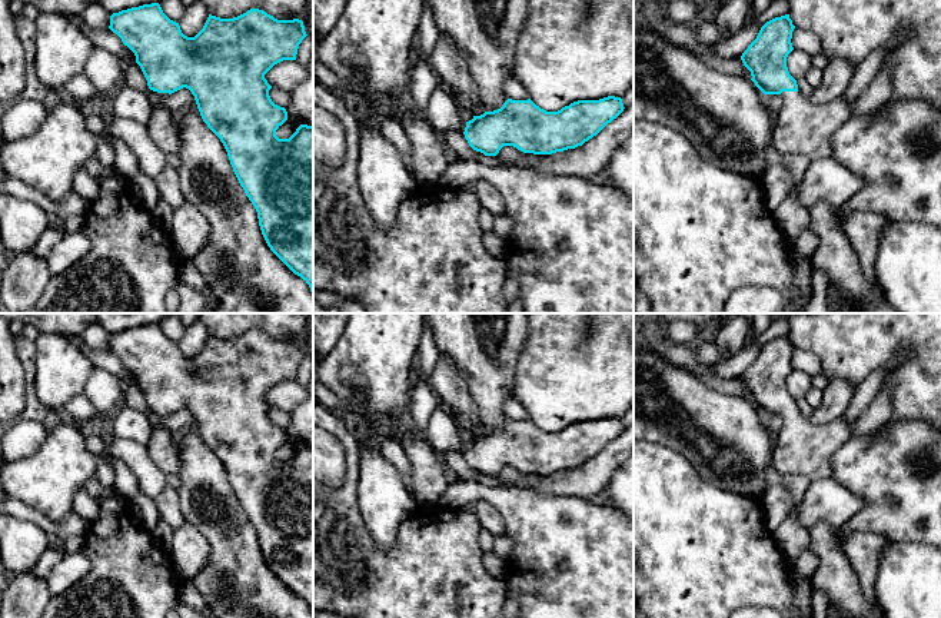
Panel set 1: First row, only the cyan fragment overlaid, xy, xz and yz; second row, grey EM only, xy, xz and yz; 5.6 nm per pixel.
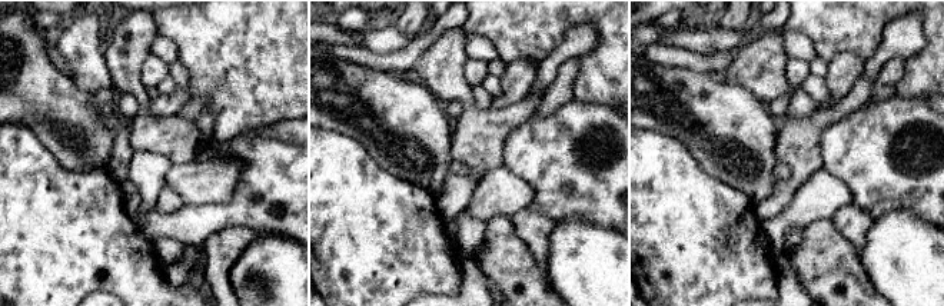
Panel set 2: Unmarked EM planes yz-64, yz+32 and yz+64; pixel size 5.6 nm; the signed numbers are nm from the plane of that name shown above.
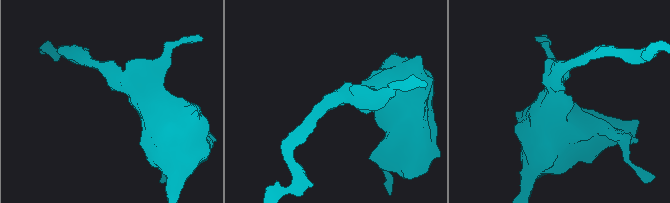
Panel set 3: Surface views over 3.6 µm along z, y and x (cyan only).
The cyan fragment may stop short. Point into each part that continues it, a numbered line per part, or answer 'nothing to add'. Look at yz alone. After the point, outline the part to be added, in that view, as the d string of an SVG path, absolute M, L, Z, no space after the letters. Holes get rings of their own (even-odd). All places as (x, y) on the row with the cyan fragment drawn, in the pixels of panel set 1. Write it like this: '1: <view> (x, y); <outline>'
1: yz (802, 128); M782 92L782 107L775 117L772 144L778 153L794 153L811 162L831 157L832 134L851 116L852 100L838 97L812 103L799 92Z

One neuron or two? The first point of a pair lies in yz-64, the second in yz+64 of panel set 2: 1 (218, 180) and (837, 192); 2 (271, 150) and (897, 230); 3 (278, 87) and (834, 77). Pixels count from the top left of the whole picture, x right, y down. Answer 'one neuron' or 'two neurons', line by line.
1: one neuron
2: two neurons
3: two neurons

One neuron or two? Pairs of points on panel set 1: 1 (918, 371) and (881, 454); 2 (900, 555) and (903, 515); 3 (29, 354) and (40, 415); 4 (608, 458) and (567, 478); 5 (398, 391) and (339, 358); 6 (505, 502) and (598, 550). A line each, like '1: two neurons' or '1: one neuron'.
1: two neurons
2: two neurons
3: one neuron
4: one neuron
5: one neuron
6: one neuron

